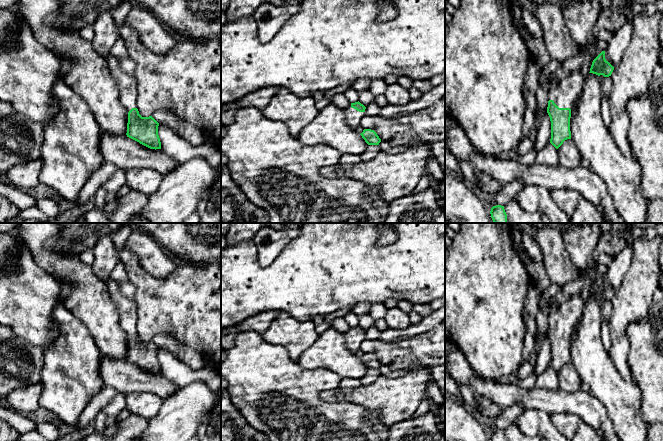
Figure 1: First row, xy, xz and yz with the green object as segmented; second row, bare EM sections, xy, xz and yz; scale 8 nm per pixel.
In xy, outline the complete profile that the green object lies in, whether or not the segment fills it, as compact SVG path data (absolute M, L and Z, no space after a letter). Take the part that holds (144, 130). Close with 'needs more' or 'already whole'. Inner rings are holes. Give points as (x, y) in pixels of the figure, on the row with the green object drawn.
M108 55L105 58L116 83L119 99L128 111L127 137L150 149L161 149L158 135L159 123L152 116L142 117L137 109L137 79L121 69L115 56Z | needs more

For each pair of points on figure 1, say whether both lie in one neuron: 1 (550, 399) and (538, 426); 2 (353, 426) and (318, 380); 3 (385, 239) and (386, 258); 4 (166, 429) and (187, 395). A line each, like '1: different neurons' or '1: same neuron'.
1: different neurons
2: same neuron
3: different neurons
4: same neuron

